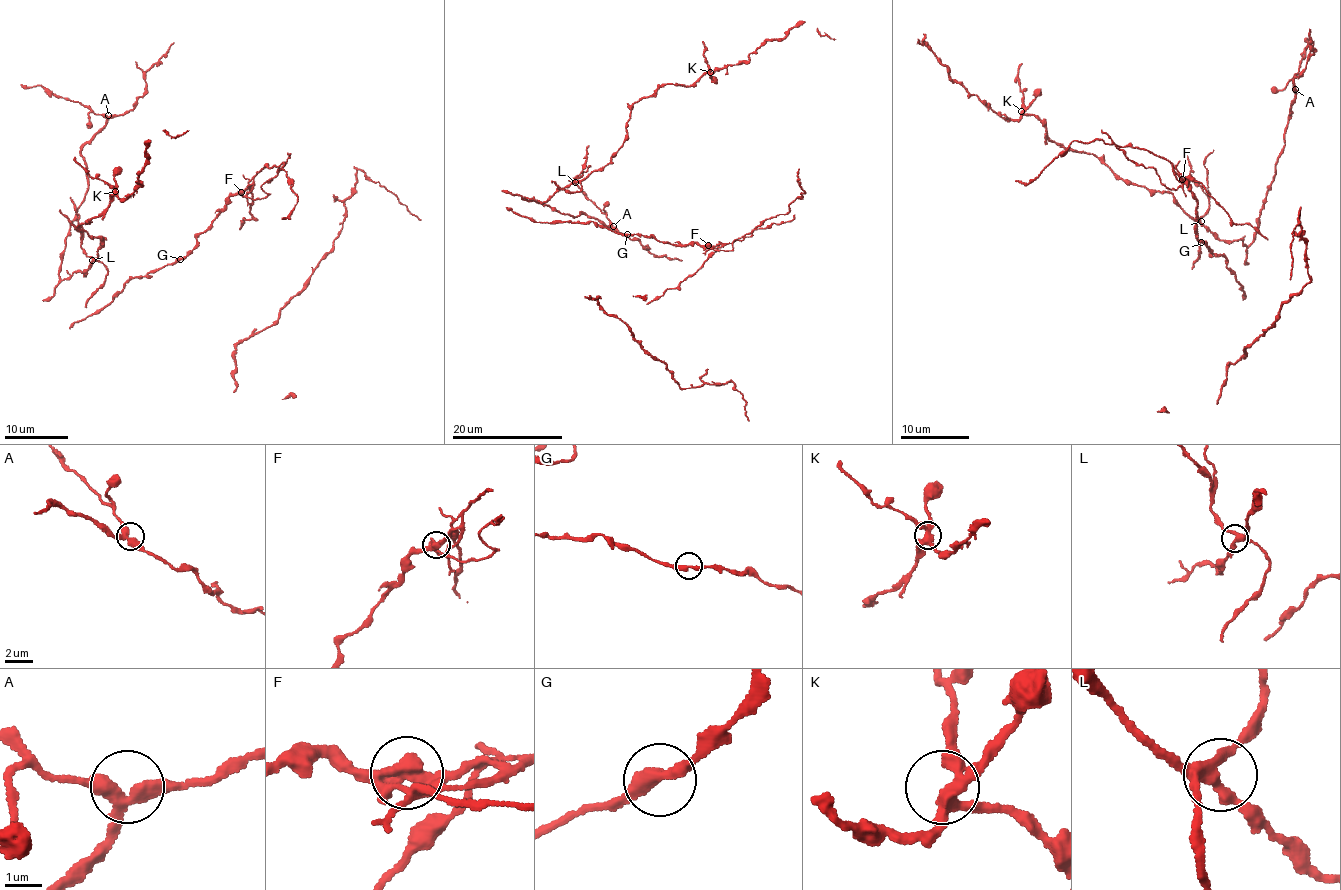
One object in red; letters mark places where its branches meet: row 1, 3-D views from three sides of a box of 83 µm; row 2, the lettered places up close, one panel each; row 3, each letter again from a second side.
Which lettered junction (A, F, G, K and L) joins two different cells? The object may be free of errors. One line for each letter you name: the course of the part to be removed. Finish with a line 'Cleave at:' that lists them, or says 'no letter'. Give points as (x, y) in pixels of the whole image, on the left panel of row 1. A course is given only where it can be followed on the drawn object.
F: foreign part runs (241, 191), (264, 167), (269, 168), (282, 163), (280, 168), (291, 179), (297, 202), (289, 216), (281, 218)
Cleave at: F

